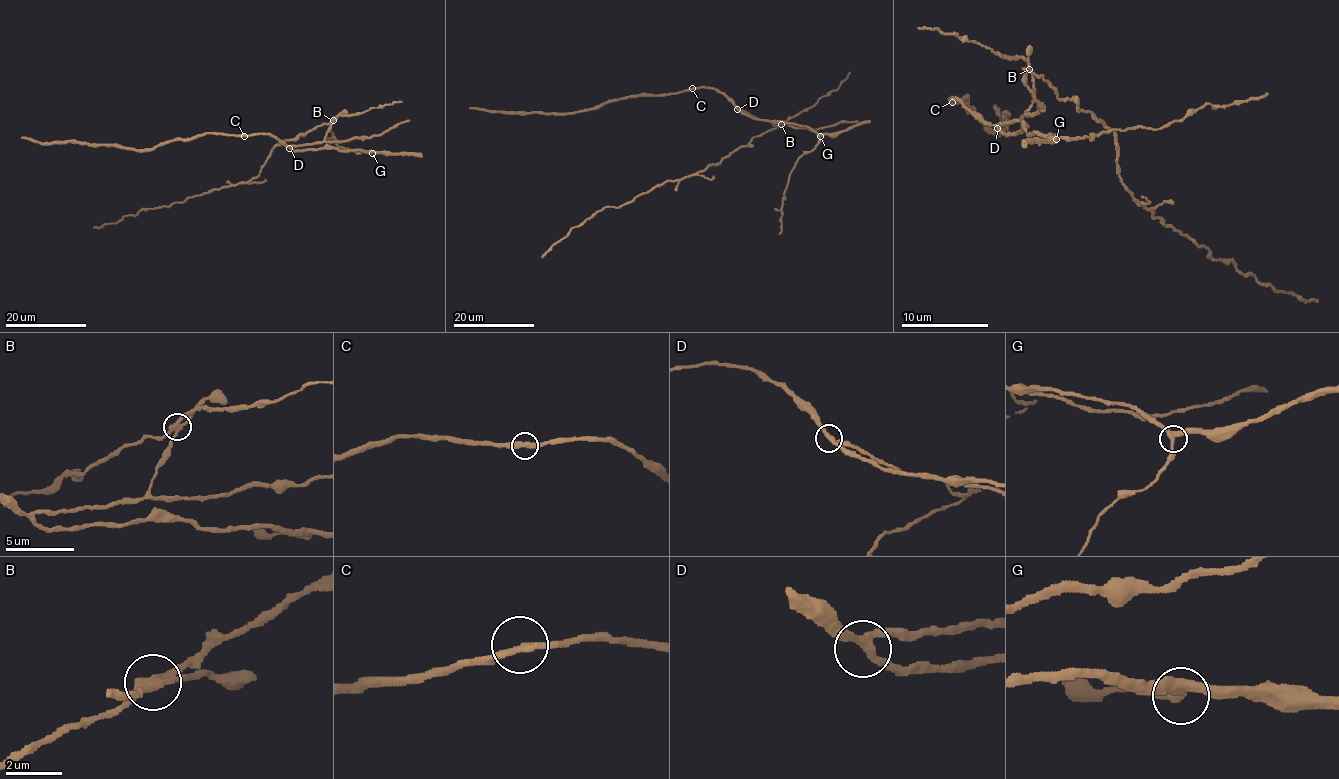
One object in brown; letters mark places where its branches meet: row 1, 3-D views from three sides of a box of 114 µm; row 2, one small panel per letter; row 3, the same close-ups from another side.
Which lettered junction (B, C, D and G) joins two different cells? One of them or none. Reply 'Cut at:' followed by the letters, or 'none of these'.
Cut at: B

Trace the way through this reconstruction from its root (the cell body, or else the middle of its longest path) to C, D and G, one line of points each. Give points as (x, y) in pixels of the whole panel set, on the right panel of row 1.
C: (1030, 104), (1019, 119), (987, 124), (963, 102), (954, 98), (950, 100), (952, 102)
D: (1030, 104), (1019, 119), (1006, 122), (997, 128)
G: (1030, 104), (1019, 119), (1006, 122), (1000, 128), (1006, 135), (1023, 128), (1030, 135), (1052, 135), (1056, 139)

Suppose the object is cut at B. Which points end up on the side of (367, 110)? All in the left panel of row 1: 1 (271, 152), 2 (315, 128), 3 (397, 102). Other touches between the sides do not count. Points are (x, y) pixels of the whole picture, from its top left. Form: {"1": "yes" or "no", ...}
{"1": "yes", "2": "yes", "3": "yes"}

